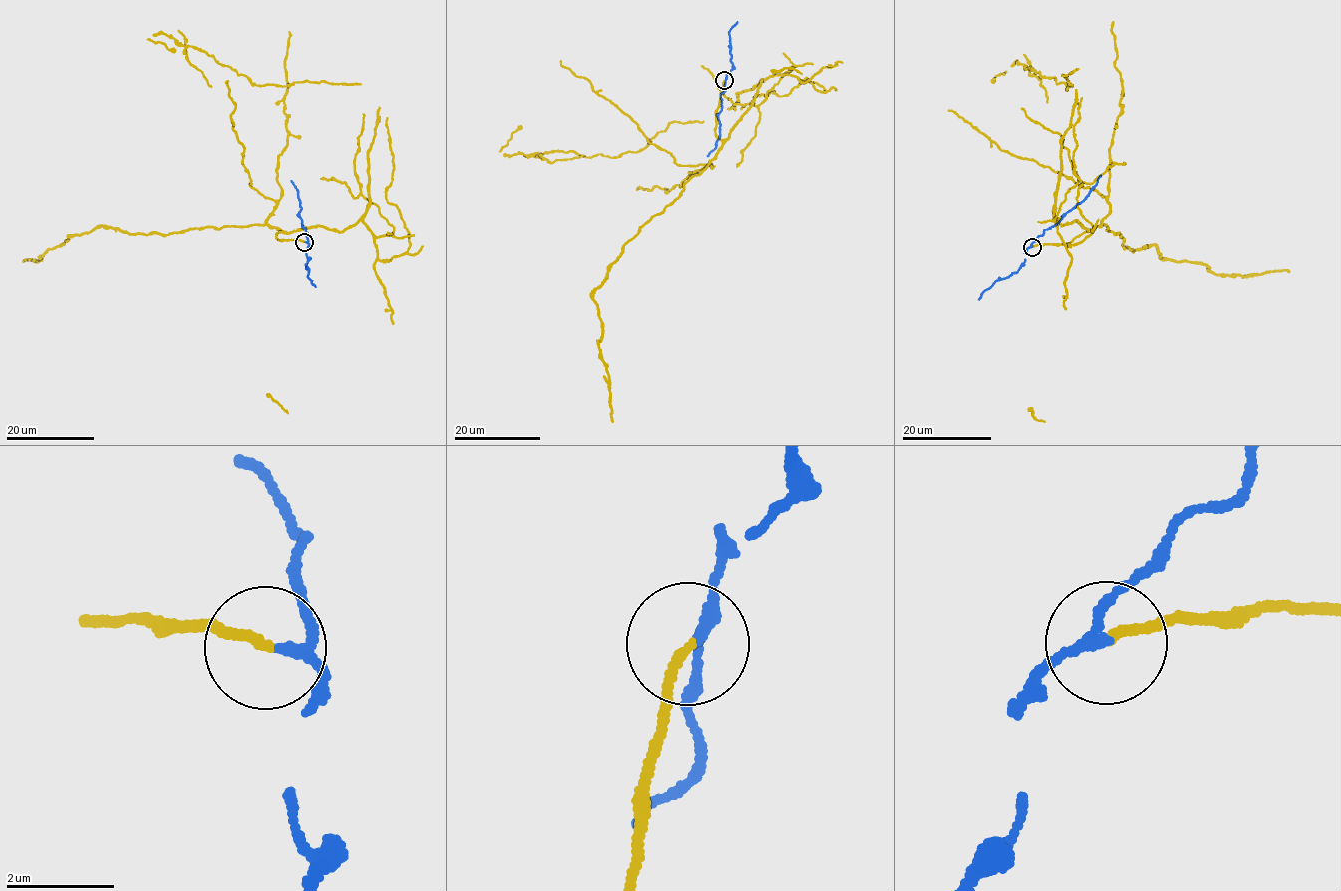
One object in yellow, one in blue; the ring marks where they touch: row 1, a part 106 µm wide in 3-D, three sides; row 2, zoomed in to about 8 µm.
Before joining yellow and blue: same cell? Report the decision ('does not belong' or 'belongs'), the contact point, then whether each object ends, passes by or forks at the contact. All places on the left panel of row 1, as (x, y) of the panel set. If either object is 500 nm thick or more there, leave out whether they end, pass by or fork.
does not belong | (304, 242) | yellow ends | blue passes by

